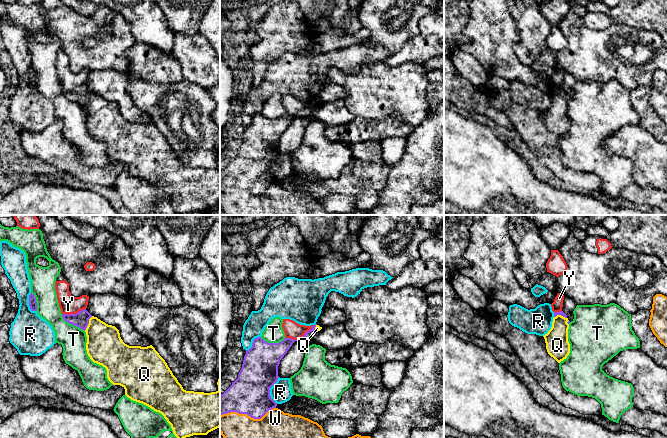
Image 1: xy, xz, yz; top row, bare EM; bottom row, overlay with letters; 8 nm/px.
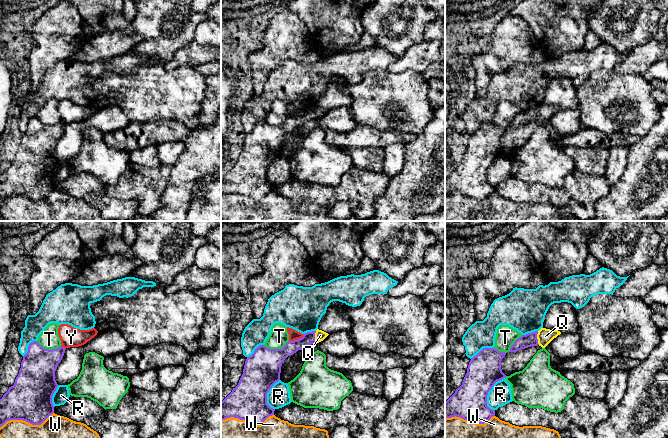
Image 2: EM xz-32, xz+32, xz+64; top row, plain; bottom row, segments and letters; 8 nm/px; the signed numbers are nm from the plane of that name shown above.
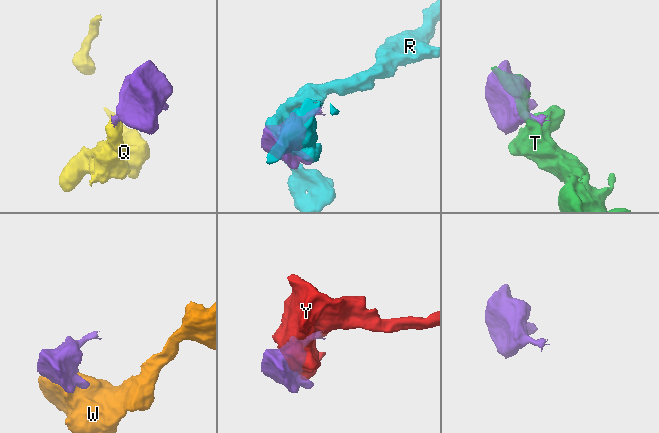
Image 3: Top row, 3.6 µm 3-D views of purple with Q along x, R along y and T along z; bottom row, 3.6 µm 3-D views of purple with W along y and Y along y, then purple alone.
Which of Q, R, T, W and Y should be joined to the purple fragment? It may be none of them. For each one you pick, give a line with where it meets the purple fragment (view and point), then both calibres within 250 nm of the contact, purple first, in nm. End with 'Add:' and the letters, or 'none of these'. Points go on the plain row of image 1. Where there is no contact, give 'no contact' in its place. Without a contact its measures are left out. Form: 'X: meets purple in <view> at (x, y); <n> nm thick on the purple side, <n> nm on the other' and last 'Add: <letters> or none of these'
Q: meets purple in xy at (88, 99); 130 nm thick on the purple side, 300 nm on the other
Add: Q

